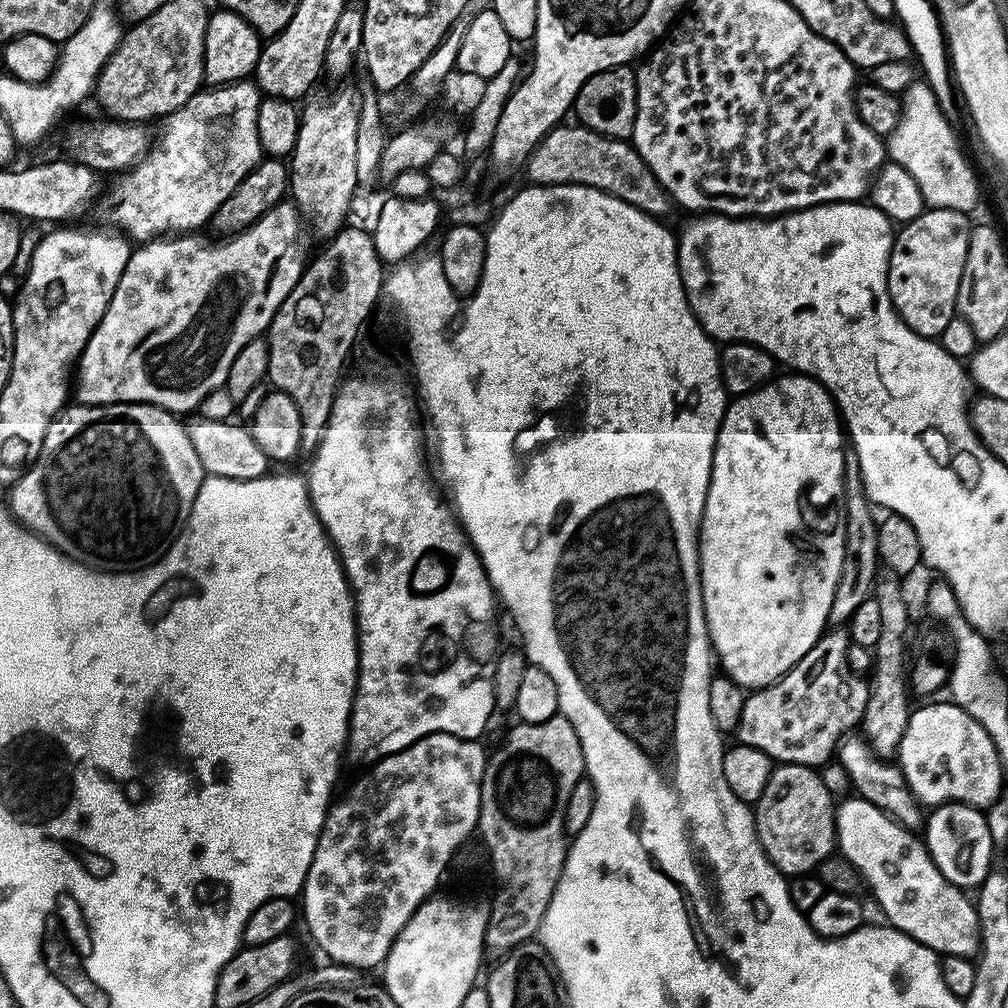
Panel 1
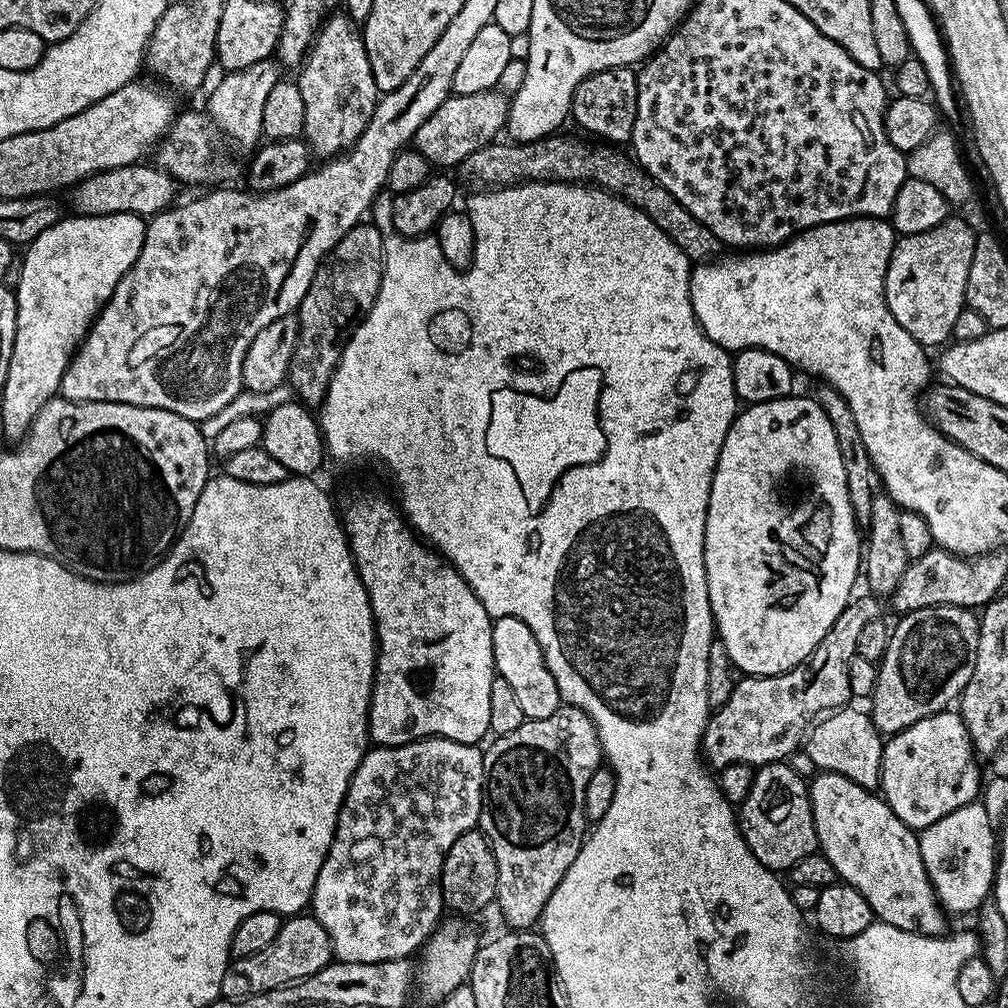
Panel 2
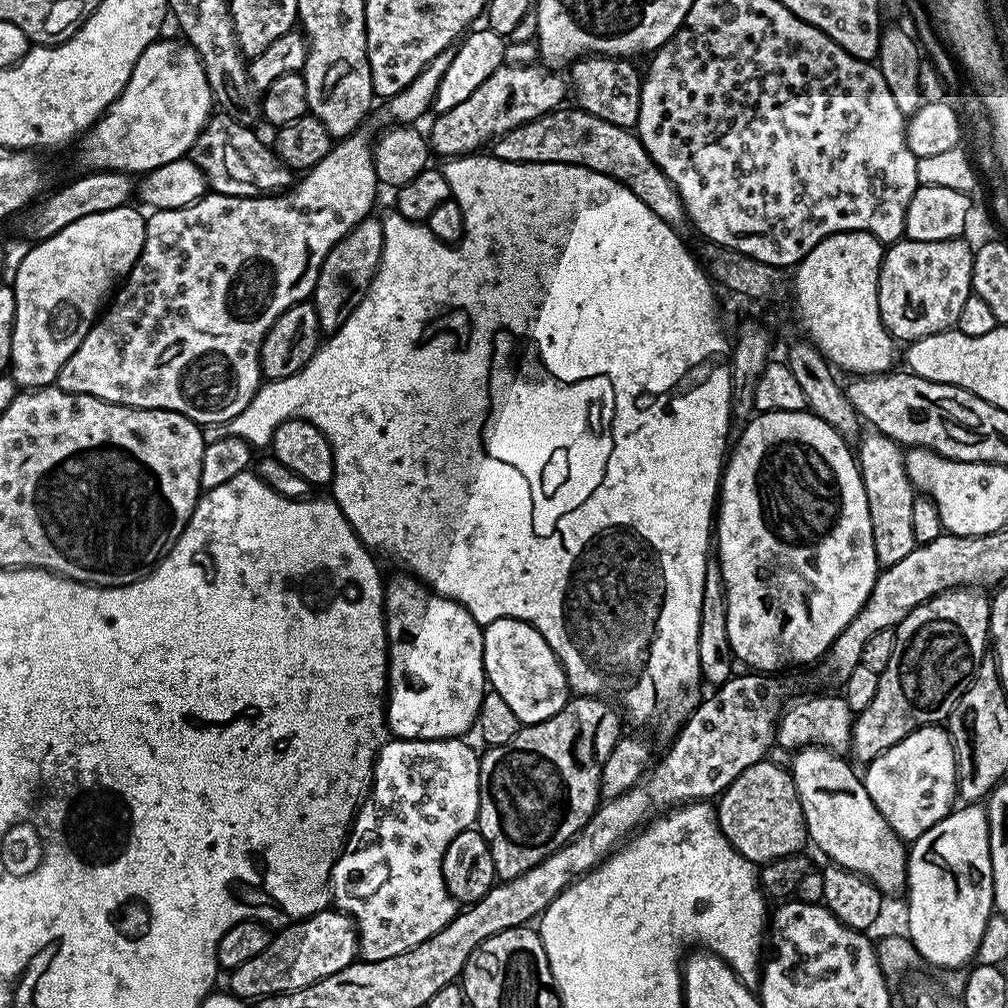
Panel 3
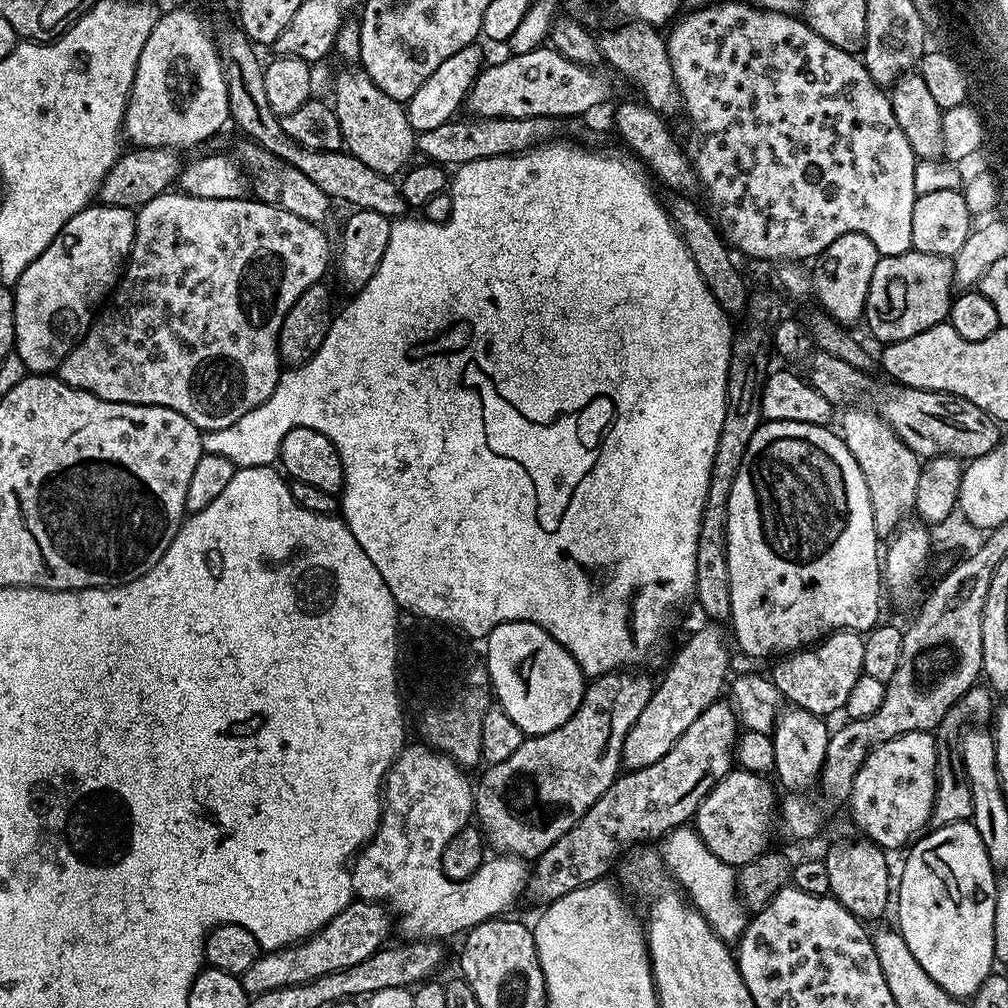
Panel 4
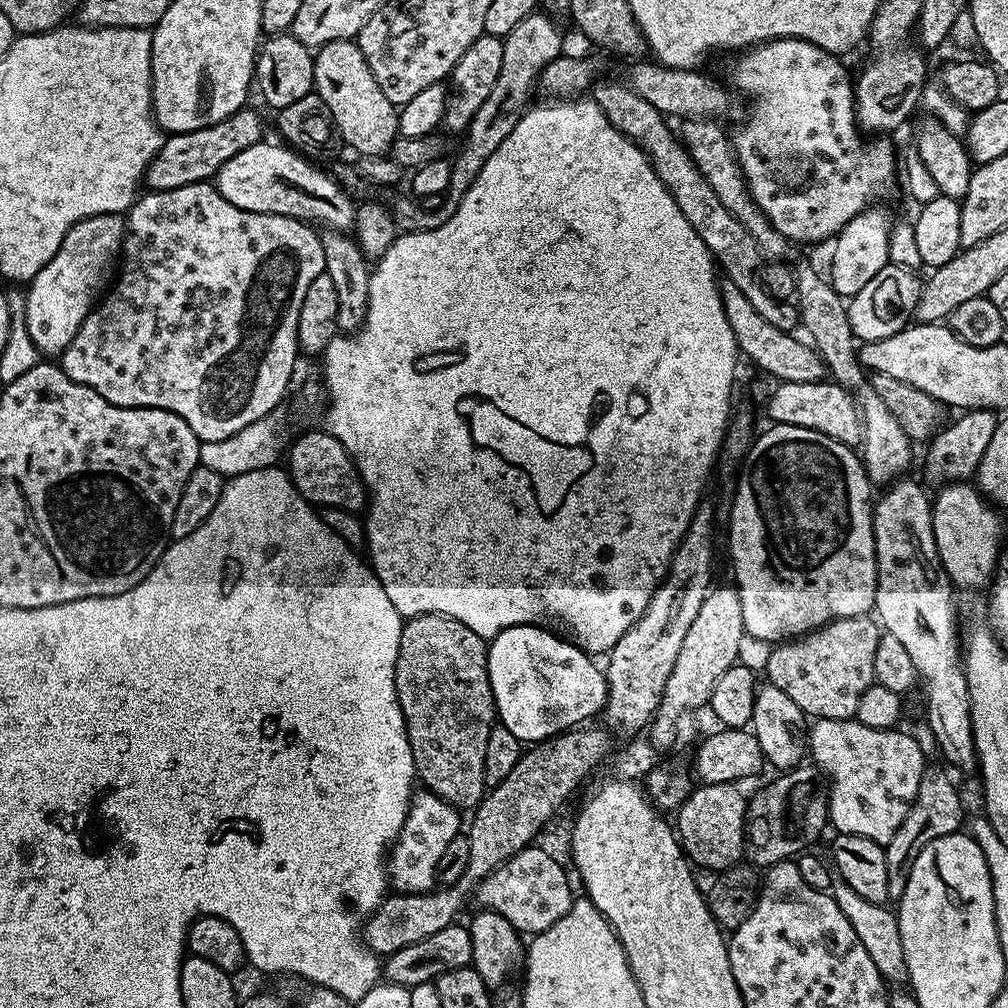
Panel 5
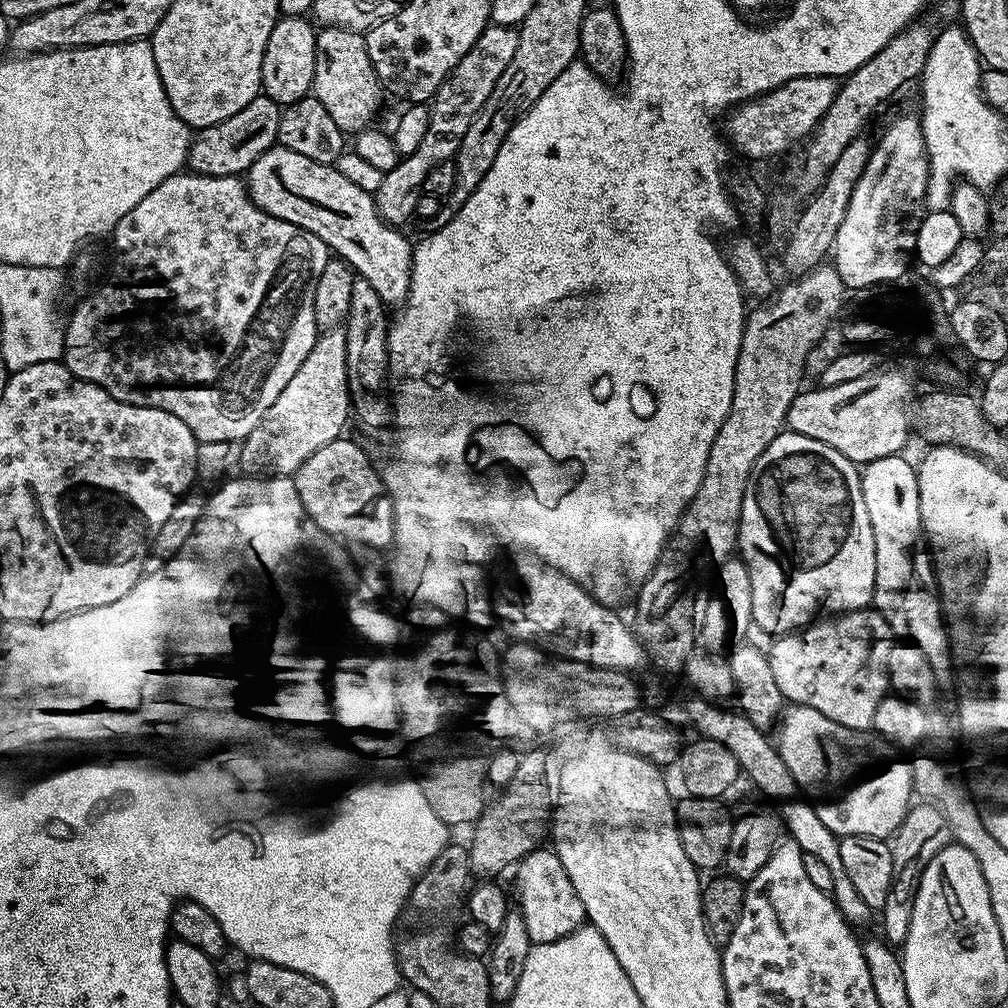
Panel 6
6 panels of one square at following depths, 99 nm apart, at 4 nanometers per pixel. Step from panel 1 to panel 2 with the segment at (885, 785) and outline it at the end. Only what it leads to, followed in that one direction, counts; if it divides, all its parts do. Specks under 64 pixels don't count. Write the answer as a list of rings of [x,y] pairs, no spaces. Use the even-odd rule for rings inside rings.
[[[852,707],[837,709],[817,721],[805,739],[804,748],[817,769],[842,774],[850,778],[850,782],[858,782],[858,786],[876,790],[880,787],[884,740],[872,724],[869,713]]]

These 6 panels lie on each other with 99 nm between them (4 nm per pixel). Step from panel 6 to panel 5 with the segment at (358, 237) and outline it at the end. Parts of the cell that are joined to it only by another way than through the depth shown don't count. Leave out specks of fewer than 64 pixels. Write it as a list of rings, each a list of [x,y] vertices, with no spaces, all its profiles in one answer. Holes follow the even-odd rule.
[[[261,142],[234,154],[216,172],[214,183],[226,202],[242,210],[292,216],[296,220],[324,224],[328,230],[348,230],[356,223],[356,204],[335,175],[311,164],[307,155],[290,146]]]

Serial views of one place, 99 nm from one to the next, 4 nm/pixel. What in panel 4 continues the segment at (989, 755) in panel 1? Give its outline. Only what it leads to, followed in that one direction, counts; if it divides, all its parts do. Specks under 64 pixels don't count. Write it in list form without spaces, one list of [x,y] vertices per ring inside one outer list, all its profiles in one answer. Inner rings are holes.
[[[931,731],[911,732],[882,742],[877,748],[873,748],[871,754],[862,762],[862,766],[854,778],[850,808],[852,804],[856,824],[864,831],[861,833],[879,848],[891,850],[891,848],[902,847],[901,849],[903,849],[913,837],[923,833],[929,827],[932,819],[932,803],[936,797],[937,755],[936,738]]]

